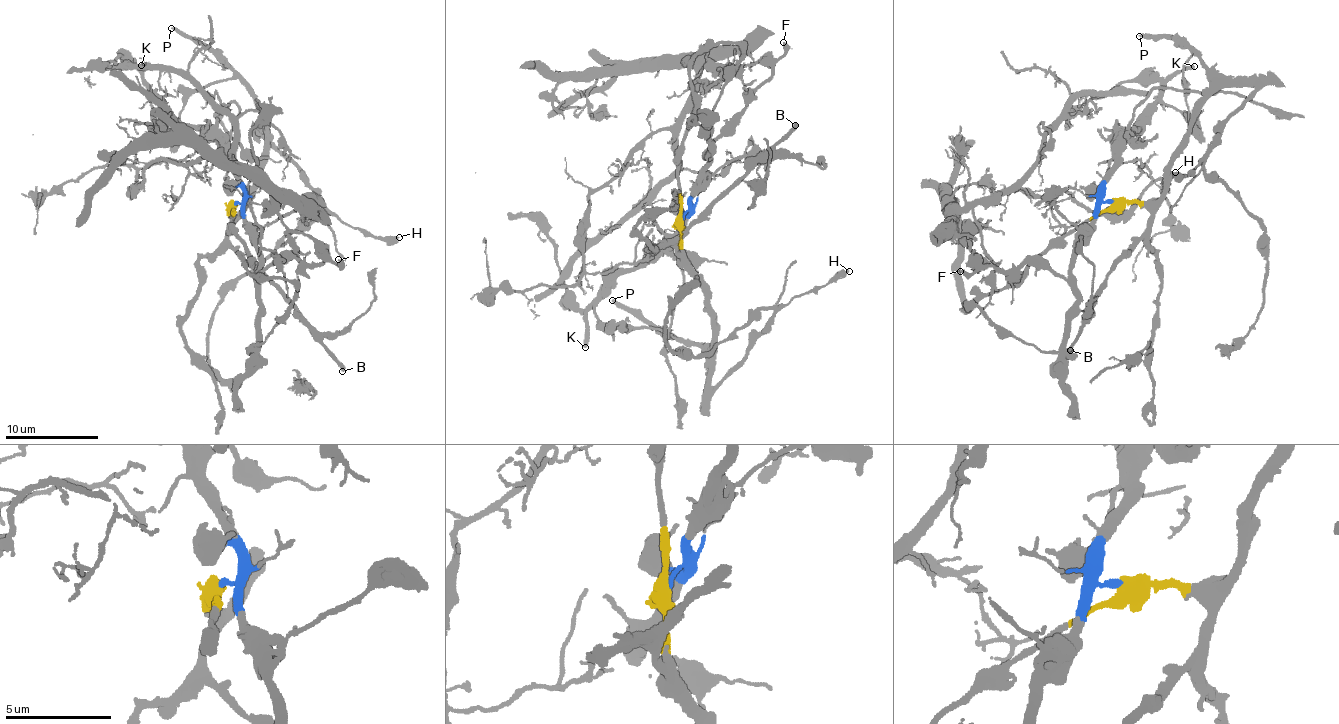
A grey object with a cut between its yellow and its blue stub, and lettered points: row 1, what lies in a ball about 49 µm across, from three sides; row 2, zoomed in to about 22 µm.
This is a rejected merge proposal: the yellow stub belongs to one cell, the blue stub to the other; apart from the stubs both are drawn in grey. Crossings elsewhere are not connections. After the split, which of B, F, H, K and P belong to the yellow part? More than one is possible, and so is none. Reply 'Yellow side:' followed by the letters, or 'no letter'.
Yellow side: B, H, P

